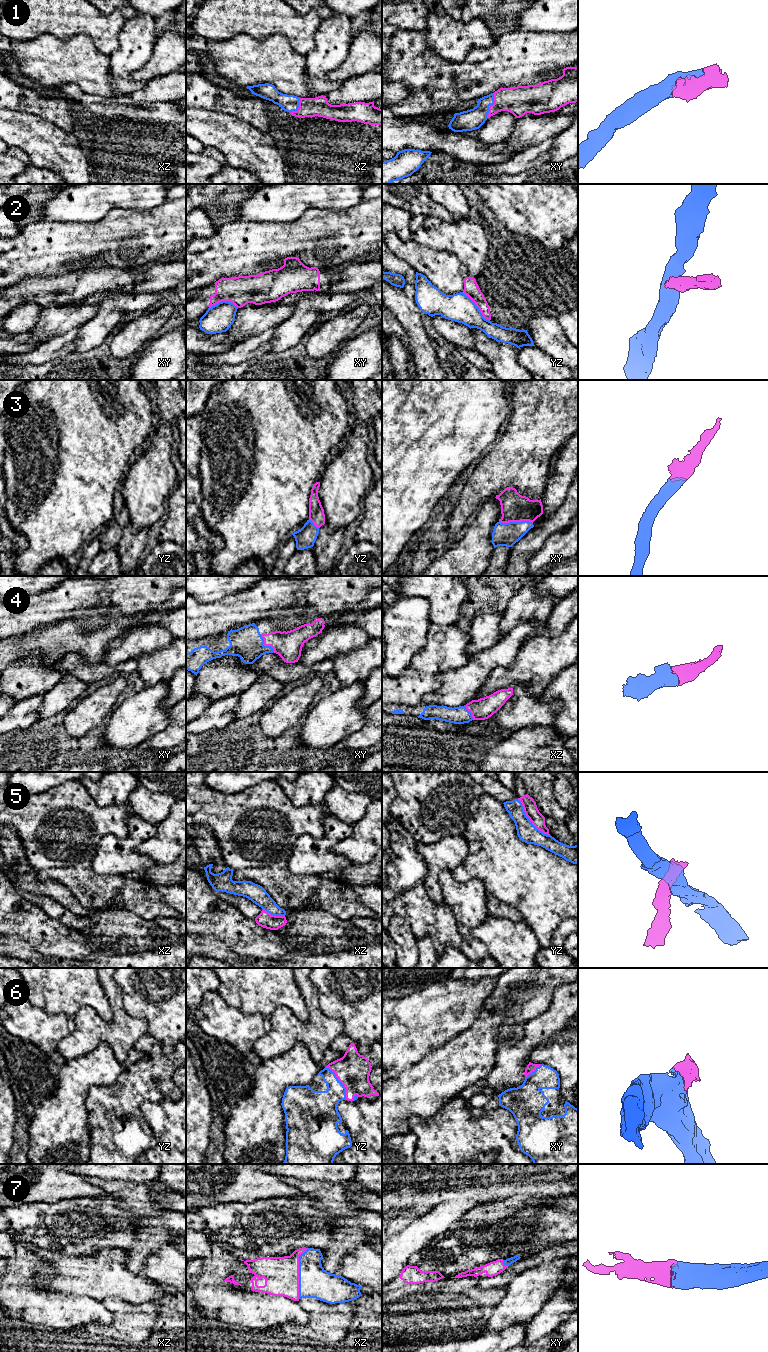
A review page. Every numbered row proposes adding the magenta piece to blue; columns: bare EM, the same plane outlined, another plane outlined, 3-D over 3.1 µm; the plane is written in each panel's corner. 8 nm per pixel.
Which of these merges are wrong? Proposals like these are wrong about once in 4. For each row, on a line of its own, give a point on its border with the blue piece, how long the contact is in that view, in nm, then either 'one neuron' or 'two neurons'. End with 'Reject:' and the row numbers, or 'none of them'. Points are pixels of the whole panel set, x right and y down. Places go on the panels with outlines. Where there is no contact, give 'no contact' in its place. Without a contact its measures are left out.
1: xy (490, 104) | 200 nm | one neuron
2: yz (477, 307) | 320 nm | two neurons
3: xy (516, 522) | 280 nm | one neuron
4: xy (265, 646) | 190 nm | one neuron
5: yz (529, 820) | 400 nm | two neurons
6: yz (340, 1082) | 320 nm | one neuron
7: xz (299, 1273) | 420 nm | one neuron
Reject: 2, 5

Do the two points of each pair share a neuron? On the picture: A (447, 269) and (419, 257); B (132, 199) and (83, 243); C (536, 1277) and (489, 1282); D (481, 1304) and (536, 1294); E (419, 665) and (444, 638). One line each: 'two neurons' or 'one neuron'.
A: one neuron
B: two neurons
C: two neurons
D: two neurons
E: one neuron

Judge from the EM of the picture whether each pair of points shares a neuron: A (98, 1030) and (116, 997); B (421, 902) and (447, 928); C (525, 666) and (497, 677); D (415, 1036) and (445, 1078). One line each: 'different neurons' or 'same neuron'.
A: same neuron
B: same neuron
C: same neuron
D: different neurons

